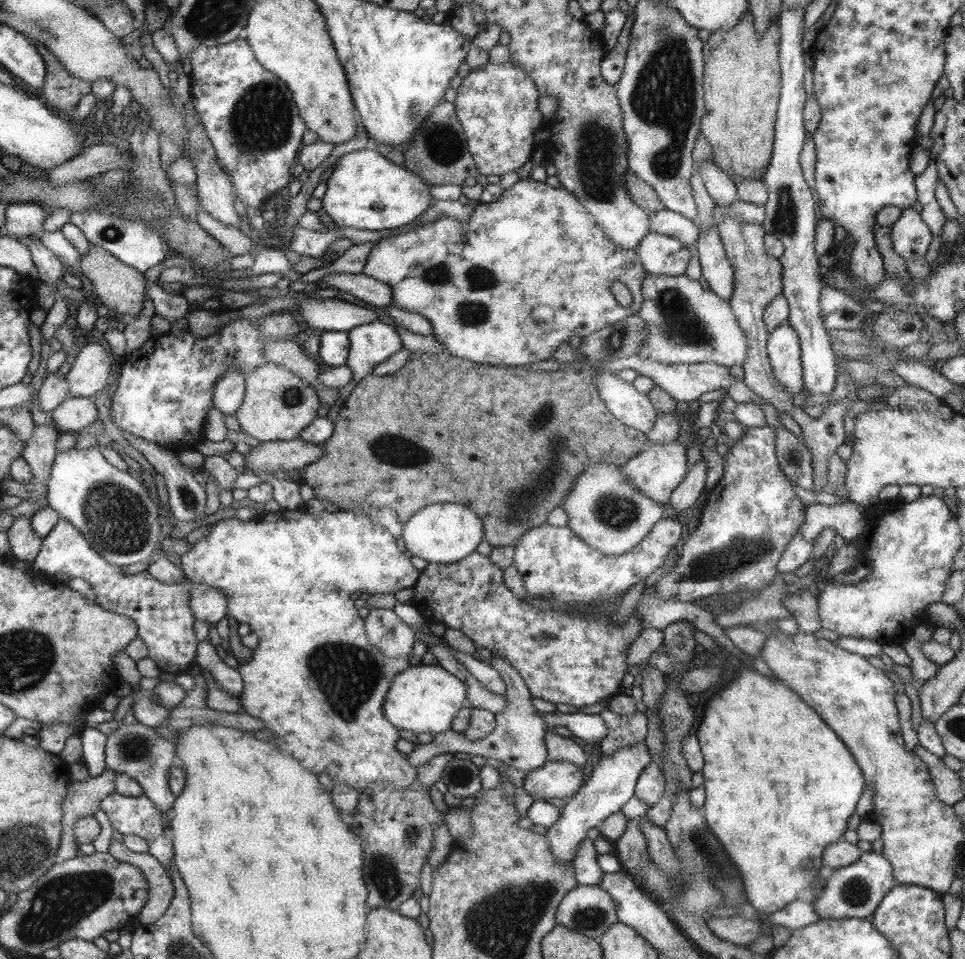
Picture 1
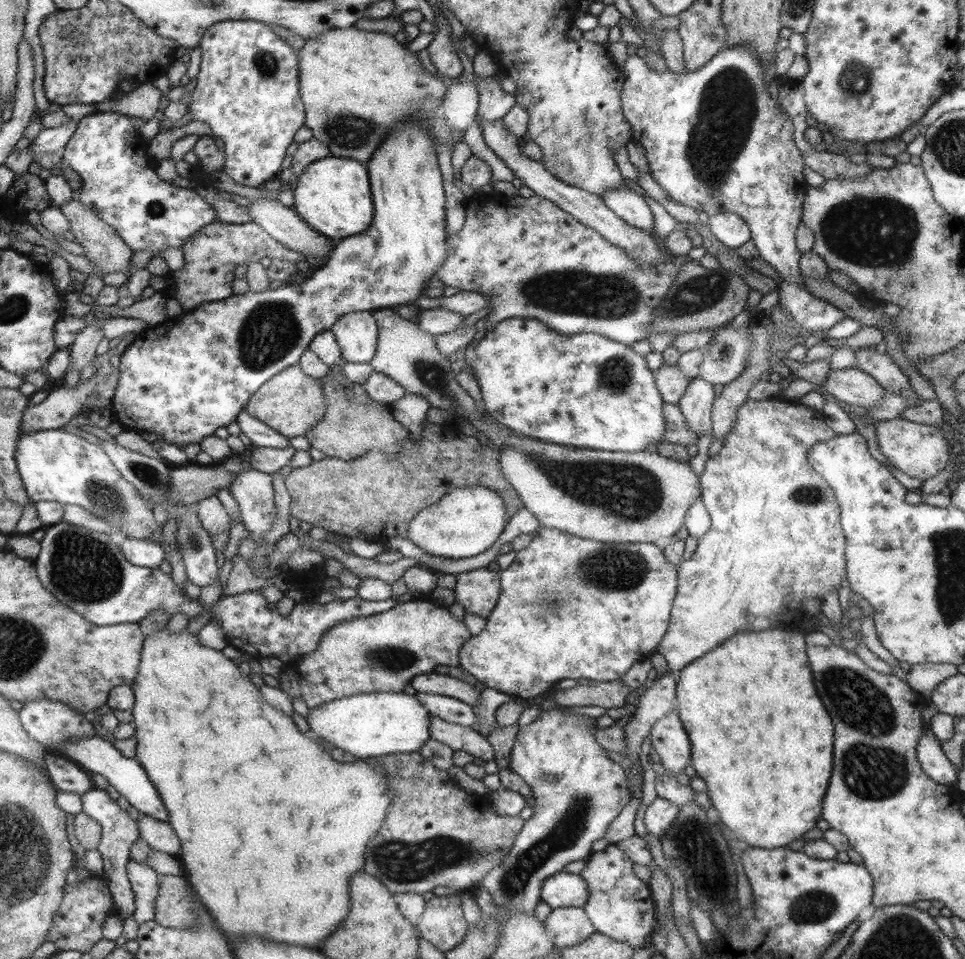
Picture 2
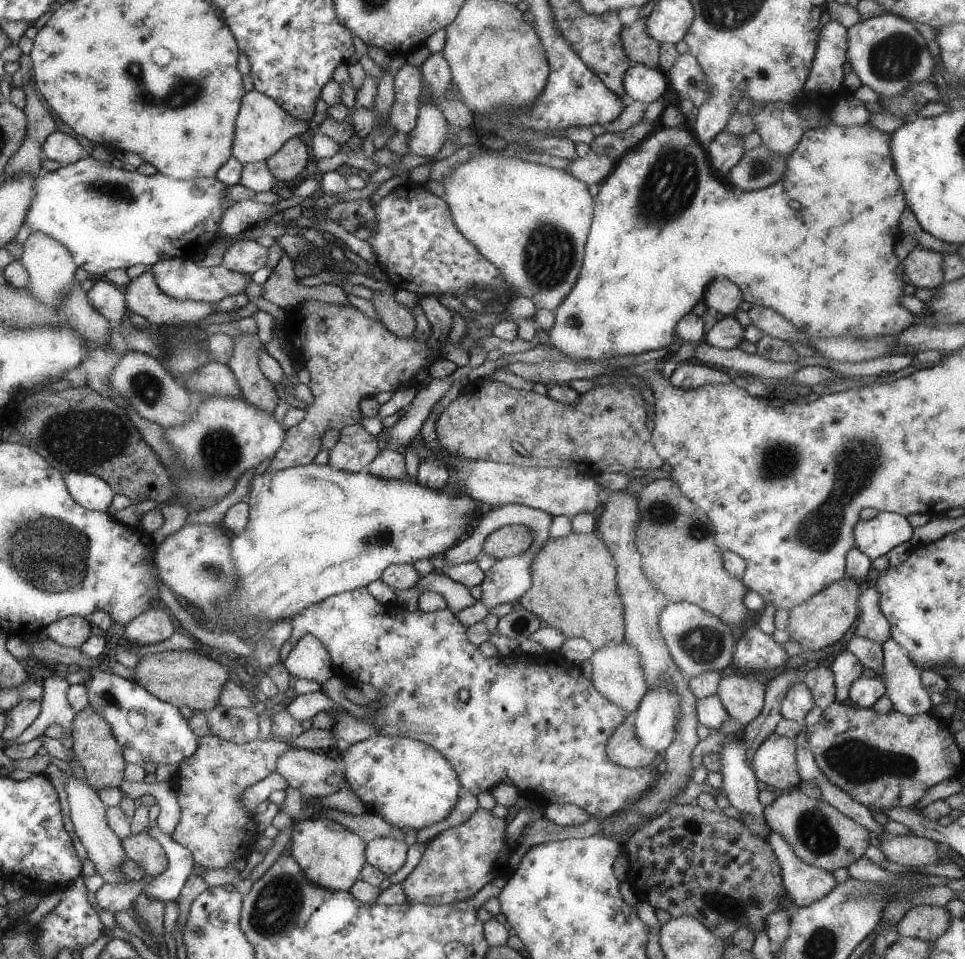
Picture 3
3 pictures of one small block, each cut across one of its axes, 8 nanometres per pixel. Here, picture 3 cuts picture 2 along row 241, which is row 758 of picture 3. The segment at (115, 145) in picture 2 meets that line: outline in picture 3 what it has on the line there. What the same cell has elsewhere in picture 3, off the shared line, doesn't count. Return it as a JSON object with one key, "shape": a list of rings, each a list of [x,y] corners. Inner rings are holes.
{"shape":[[[81,668],[89,674],[89,680],[83,682],[83,688],[89,698],[89,708],[99,714],[111,728],[117,744],[123,750],[123,758],[127,764],[155,764],[159,766],[179,766],[183,760],[191,758],[191,754],[199,748],[199,736],[189,728],[189,720],[183,720],[179,708],[167,704],[153,694],[149,694],[143,686],[119,678],[103,668]]]}

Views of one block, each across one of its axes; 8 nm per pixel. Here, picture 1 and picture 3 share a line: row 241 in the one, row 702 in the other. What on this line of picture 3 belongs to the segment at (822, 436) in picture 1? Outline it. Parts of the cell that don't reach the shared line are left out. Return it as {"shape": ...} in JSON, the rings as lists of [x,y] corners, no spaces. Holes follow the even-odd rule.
{"shape":[[[725,672],[717,686],[717,696],[727,710],[729,718],[749,724],[755,720],[765,702],[765,682],[755,682],[733,672]]]}

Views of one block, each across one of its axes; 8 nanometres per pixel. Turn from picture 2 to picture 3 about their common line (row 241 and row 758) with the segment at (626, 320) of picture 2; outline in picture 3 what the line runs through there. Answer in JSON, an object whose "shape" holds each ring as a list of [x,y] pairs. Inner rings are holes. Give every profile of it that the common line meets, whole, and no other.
{"shape":[[[355,588],[351,592],[343,592],[343,594],[337,594],[337,596],[331,596],[327,598],[325,602],[319,602],[315,606],[309,606],[307,610],[301,610],[301,614],[295,614],[291,618],[293,622],[293,628],[291,628],[291,636],[287,638],[287,642],[281,646],[281,652],[283,656],[287,656],[293,646],[297,644],[297,640],[303,636],[303,634],[313,634],[321,644],[323,648],[327,650],[327,654],[331,656],[333,660],[333,670],[337,676],[345,678],[347,682],[351,684],[369,684],[373,686],[375,690],[379,690],[383,694],[379,706],[375,708],[375,716],[369,718],[367,722],[375,724],[379,728],[379,734],[381,736],[397,736],[397,738],[411,738],[411,740],[417,740],[417,742],[423,742],[423,744],[429,744],[433,746],[435,750],[439,750],[451,764],[453,764],[453,772],[457,772],[457,778],[461,782],[461,788],[467,790],[469,794],[479,794],[483,790],[493,790],[497,784],[501,784],[503,780],[509,780],[511,784],[515,784],[521,792],[521,796],[527,796],[531,800],[535,800],[537,804],[541,804],[543,808],[549,806],[549,804],[573,804],[573,806],[581,806],[589,816],[597,816],[597,818],[605,818],[605,816],[613,816],[625,808],[629,808],[651,784],[653,784],[653,774],[657,772],[655,770],[655,764],[647,766],[647,768],[637,768],[637,770],[627,770],[627,768],[621,768],[621,766],[615,766],[613,762],[607,760],[607,754],[605,754],[605,742],[607,738],[613,734],[615,728],[619,728],[619,724],[625,722],[625,712],[615,706],[613,702],[609,702],[605,696],[601,696],[593,682],[589,680],[587,672],[585,674],[577,674],[577,672],[569,672],[567,666],[569,662],[561,660],[561,656],[555,656],[555,654],[539,654],[539,656],[527,656],[527,654],[521,654],[521,652],[515,652],[507,658],[503,656],[495,656],[495,658],[483,658],[483,654],[477,650],[477,646],[471,646],[465,638],[465,630],[457,616],[451,614],[449,608],[445,610],[437,610],[437,612],[423,612],[423,610],[413,610],[413,612],[407,612],[407,610],[399,610],[395,608],[395,612],[389,612],[385,614],[385,608],[379,606],[379,602],[375,602],[373,596],[367,594],[365,588]],[[459,690],[469,690],[469,700],[467,702],[461,702],[459,700]]]}

